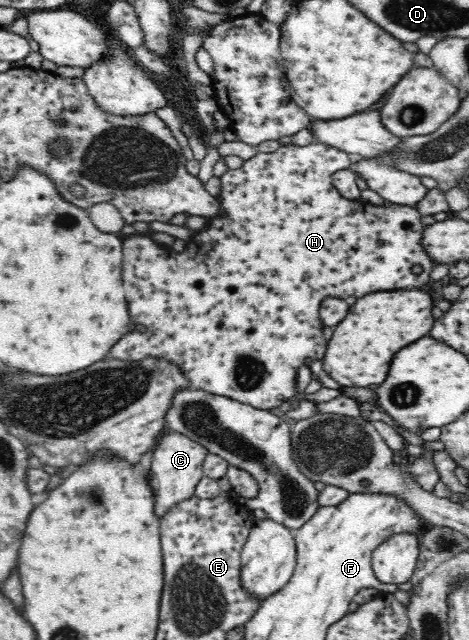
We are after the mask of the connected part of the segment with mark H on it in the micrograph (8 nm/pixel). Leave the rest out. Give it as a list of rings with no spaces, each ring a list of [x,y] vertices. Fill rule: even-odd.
[[[319,142],[307,146],[282,144],[275,152],[258,152],[253,158],[245,160],[240,168],[228,169],[221,176],[220,195],[217,196],[221,212],[213,218],[208,218],[208,225],[203,230],[194,232],[182,253],[177,253],[172,248],[165,249],[148,235],[136,233],[122,238],[121,274],[130,316],[130,329],[111,347],[106,357],[122,361],[157,357],[165,362],[179,365],[187,381],[199,390],[231,398],[258,410],[271,411],[277,407],[285,408],[285,404],[297,396],[295,378],[297,378],[298,368],[305,364],[305,358],[322,360],[327,350],[328,341],[323,337],[324,324],[320,317],[320,308],[325,298],[345,299],[347,296],[361,298],[377,290],[419,289],[429,282],[429,274],[437,265],[421,244],[425,226],[421,223],[421,213],[415,206],[403,206],[391,202],[387,205],[373,205],[361,199],[350,200],[340,194],[333,184],[332,177],[337,170],[343,170],[348,162],[349,153]],[[413,266],[421,266],[421,272],[413,273],[411,271]]]

